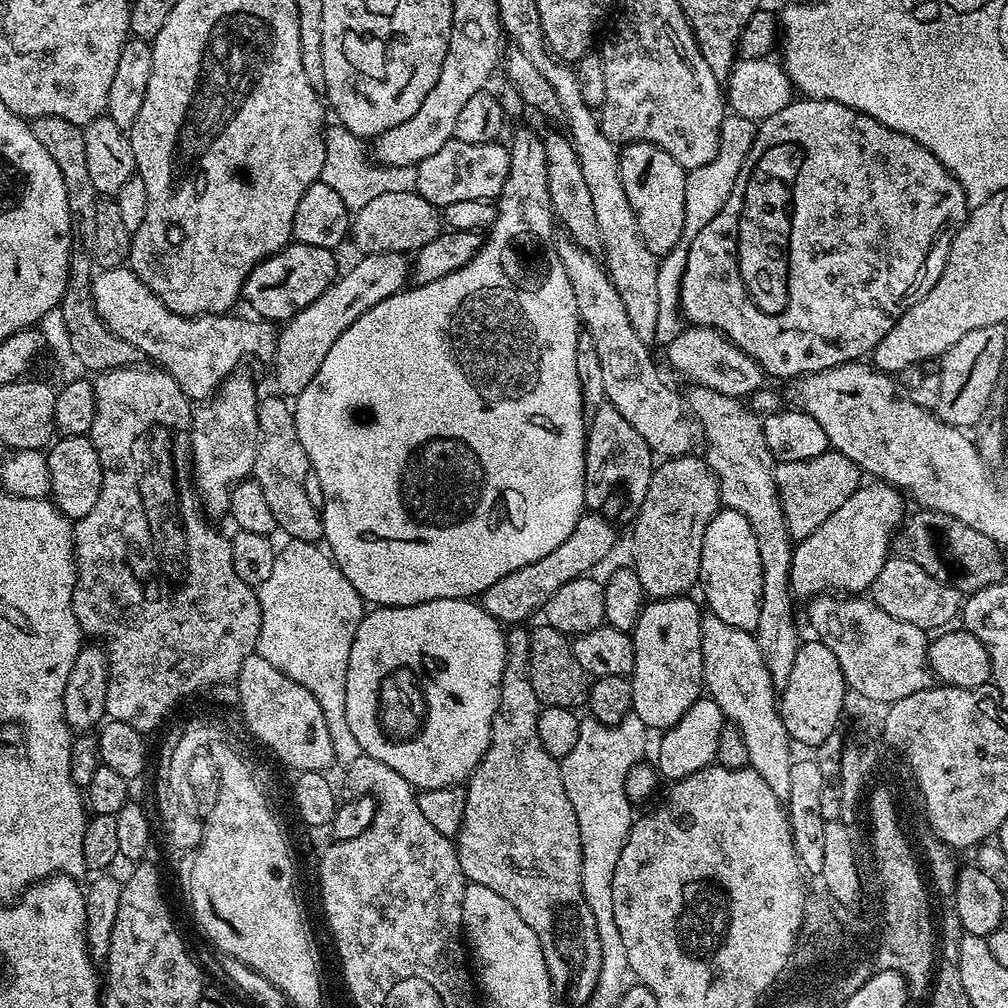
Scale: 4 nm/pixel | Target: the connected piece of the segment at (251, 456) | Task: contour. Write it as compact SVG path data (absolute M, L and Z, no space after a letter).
M240 375L229 376L219 389L218 398L211 401L212 408L206 409L201 416L199 413L192 421L190 449L192 464L196 467L196 488L200 491L199 499L203 507L209 513L228 512L228 498L233 488L252 476L252 467L256 461L258 395L252 389L251 382Z

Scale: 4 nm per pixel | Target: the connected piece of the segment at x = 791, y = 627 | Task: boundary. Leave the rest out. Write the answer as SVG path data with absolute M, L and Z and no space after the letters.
M701 386L695 391L690 408L703 439L704 436L708 439L706 460L720 481L723 503L748 519L756 535L758 556L762 558L763 598L754 635L762 650L763 661L770 670L771 680L778 690L783 690L794 668L800 638L794 624L795 603L791 593L794 541L784 517L774 464L772 468L774 453L768 449L761 417L743 408L739 399Z

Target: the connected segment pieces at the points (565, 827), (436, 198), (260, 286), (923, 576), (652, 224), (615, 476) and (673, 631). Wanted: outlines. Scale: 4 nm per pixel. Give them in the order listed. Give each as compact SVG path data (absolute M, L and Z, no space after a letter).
M516 626L507 633L508 649L506 650L506 666L502 674L502 686L500 687L500 705L496 711L496 717L492 723L492 740L488 744L488 749L483 758L480 759L480 765L473 770L470 779L466 784L466 814L462 818L460 831L454 837L458 862L464 871L465 881L486 886L489 890L494 890L494 894L502 894L514 910L538 934L538 942L542 946L542 958L546 958L546 966L550 974L553 993L557 997L565 996L572 1004L584 1004L589 999L595 997L598 978L600 977L600 967L602 966L602 950L600 949L600 939L598 930L594 922L594 914L586 902L586 894L582 886L582 842L580 841L580 827L578 818L574 814L574 806L570 798L566 798L566 786L562 782L560 773L560 761L556 760L542 746L542 738L538 738L538 718L540 717L541 702L534 694L534 686L528 677L528 663L530 662L530 642L532 641L529 629L524 626Z
M455 138L448 140L438 154L415 167L414 191L437 210L447 210L456 202L495 201L504 192L510 167L510 152L503 143L471 144Z
M295 242L289 243L280 249L275 256L269 256L268 259L253 270L246 278L244 283L244 291L242 293L246 304L258 310L260 320L264 322L287 322L294 314L298 314L306 306L310 306L310 302L314 302L331 284L336 281L338 269L336 269L336 260L333 251L328 248L315 248L314 246L306 246Z
M890 558L886 562L883 574L875 582L875 592L874 604L877 608L884 608L886 614L893 615L902 623L912 623L914 626L925 630L943 629L945 626L951 625L948 623L959 612L960 615L962 612L961 593L951 583L937 578L912 558L907 558L907 560Z
M625 144L620 152L620 173L622 186L626 190L626 198L630 198L630 210L634 210L634 218L638 218L638 230L646 242L646 246L657 258L664 258L667 252L676 248L679 240L685 239L684 219L686 218L686 170L666 150L653 144Z
M605 402L593 413L586 428L584 445L584 506L589 513L602 516L609 522L616 520L635 521L642 502L650 490L654 471L654 453L648 443Z
M681 595L645 603L630 633L634 646L634 667L630 677L632 712L649 729L673 728L702 696L702 608L688 599Z

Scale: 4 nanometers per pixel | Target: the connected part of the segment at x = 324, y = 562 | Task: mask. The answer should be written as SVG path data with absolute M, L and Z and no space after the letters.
M292 540L285 548L281 547L277 551L274 571L266 582L260 584L258 595L262 610L258 654L266 658L270 666L274 666L282 674L304 686L314 698L318 698L318 706L322 706L322 714L326 714L326 726L330 730L330 742L334 742L336 760L347 766L354 762L354 758L362 755L358 738L354 738L350 722L346 722L346 674L350 646L354 642L360 621L366 615L365 601L361 600L358 590L350 586L350 582L340 573L336 561L323 547L301 540Z

